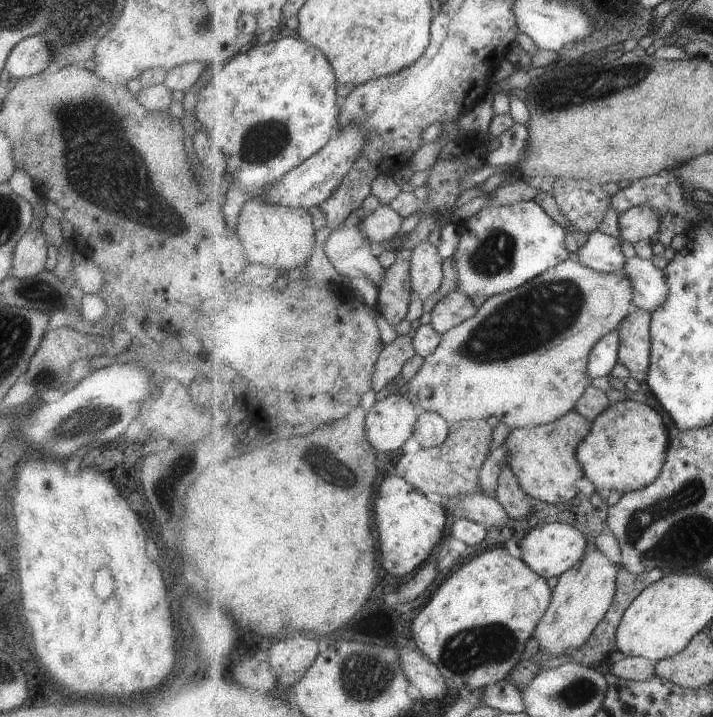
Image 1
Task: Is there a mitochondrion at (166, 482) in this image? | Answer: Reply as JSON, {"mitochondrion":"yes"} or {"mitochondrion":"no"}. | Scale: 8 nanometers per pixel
{"mitochondrion":"yes"}

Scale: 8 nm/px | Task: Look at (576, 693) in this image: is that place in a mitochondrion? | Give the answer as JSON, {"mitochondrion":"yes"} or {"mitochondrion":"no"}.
{"mitochondrion":"yes"}

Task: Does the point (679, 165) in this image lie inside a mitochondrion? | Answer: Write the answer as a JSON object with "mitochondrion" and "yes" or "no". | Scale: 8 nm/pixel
{"mitochondrion":"no"}

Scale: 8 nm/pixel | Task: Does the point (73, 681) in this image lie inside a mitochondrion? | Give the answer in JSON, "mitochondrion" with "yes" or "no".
{"mitochondrion":"no"}

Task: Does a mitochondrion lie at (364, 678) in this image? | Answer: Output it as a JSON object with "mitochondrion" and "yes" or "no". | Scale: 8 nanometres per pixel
{"mitochondrion":"yes"}

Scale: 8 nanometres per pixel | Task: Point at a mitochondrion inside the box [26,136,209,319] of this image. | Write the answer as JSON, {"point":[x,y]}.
{"point":[163,219]}

